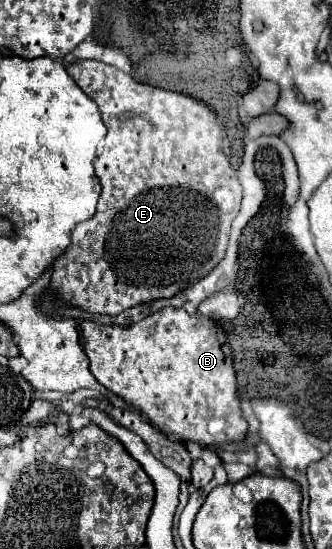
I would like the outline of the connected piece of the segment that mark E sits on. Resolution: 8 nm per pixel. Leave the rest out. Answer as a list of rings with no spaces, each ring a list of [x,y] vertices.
[[[76,61],[76,63],[68,65],[66,71],[78,83],[78,87],[98,105],[102,121],[108,129],[108,135],[102,141],[102,151],[94,159],[94,169],[96,169],[96,175],[98,175],[100,185],[102,185],[102,193],[100,193],[100,199],[98,199],[96,215],[92,219],[88,219],[88,223],[76,225],[76,229],[72,231],[70,247],[52,265],[52,281],[50,281],[48,291],[40,297],[40,301],[42,301],[42,307],[58,309],[62,305],[66,305],[66,307],[70,305],[70,307],[78,307],[82,311],[94,313],[94,315],[114,317],[114,315],[130,309],[130,307],[150,303],[154,299],[168,299],[168,297],[178,295],[186,287],[192,287],[194,283],[198,283],[198,279],[206,277],[218,265],[218,261],[222,261],[222,257],[226,253],[226,245],[228,245],[230,225],[234,221],[234,215],[238,215],[238,203],[242,201],[242,185],[238,181],[236,171],[234,171],[228,155],[224,153],[222,129],[216,121],[216,115],[202,101],[196,101],[196,99],[192,99],[188,95],[182,95],[182,93],[158,89],[158,87],[152,87],[152,85],[146,85],[146,83],[138,83],[128,73],[124,73],[124,71],[120,71],[112,65],[104,65],[100,61]]]

